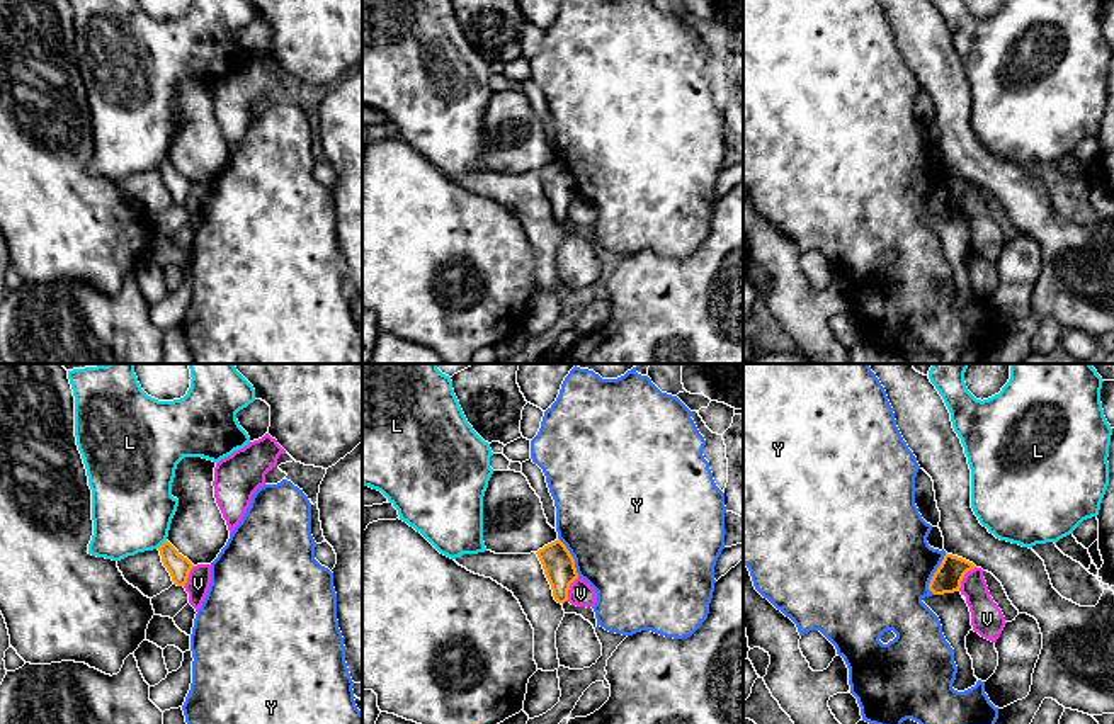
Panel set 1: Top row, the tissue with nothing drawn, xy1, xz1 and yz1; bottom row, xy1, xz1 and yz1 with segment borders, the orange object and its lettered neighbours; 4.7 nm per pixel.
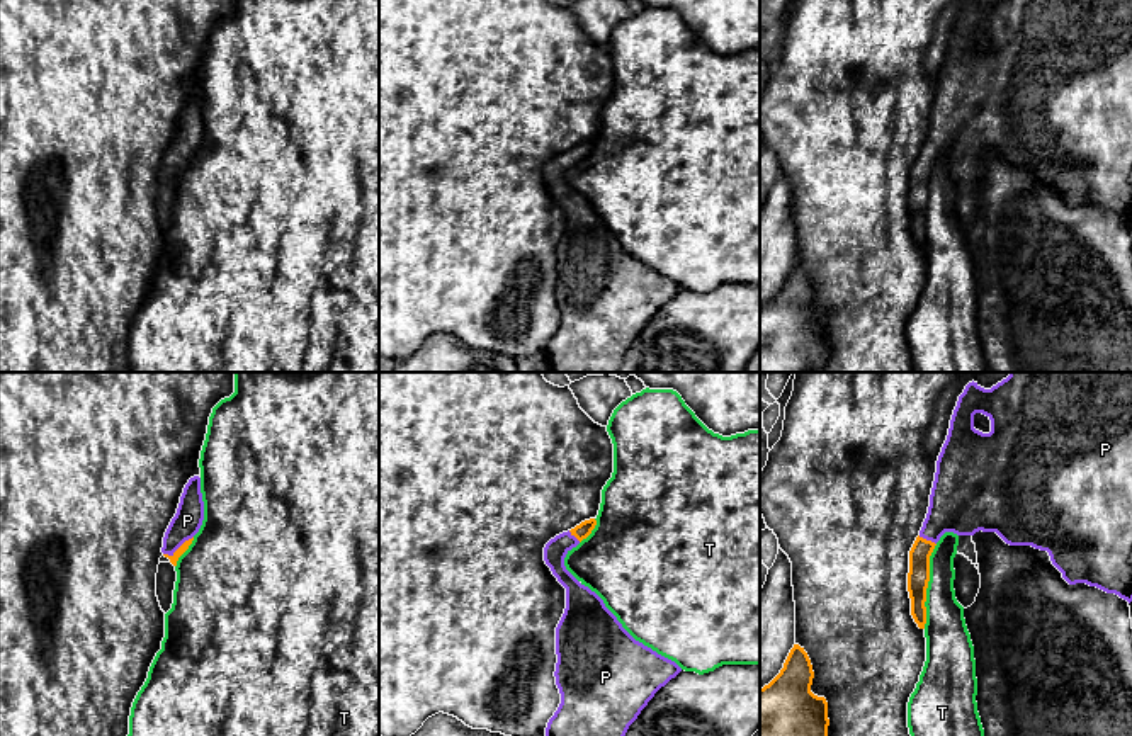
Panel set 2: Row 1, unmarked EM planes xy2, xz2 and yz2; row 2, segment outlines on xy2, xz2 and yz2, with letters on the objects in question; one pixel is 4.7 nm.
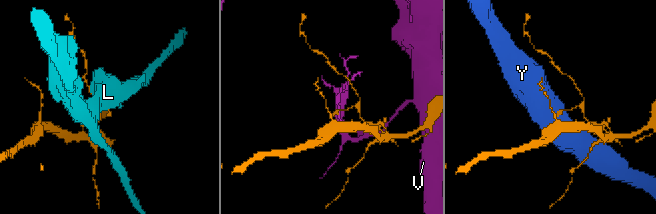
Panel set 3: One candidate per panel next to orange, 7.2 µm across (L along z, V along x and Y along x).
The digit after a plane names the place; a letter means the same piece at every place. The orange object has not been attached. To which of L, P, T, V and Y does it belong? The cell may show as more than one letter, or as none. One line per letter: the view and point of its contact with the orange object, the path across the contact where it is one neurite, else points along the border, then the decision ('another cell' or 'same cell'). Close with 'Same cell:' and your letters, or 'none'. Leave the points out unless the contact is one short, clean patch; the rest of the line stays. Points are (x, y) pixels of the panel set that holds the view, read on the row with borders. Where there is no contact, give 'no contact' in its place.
L: contact xy1 (162, 544); another cell
P: contact xy2 (179, 548); way xy2 (186, 544), (179, 548), (179, 534), (187, 520); same cell
T: contact yz2 (927, 587); another cell
V: contact yz1 (963, 576); border yz1 (975, 566), (965, 575), (958, 590); another cell
Y: contact yz1 (934, 573); border yz1 (946, 553), (929, 583), (932, 593); another cell
Same cell: P

